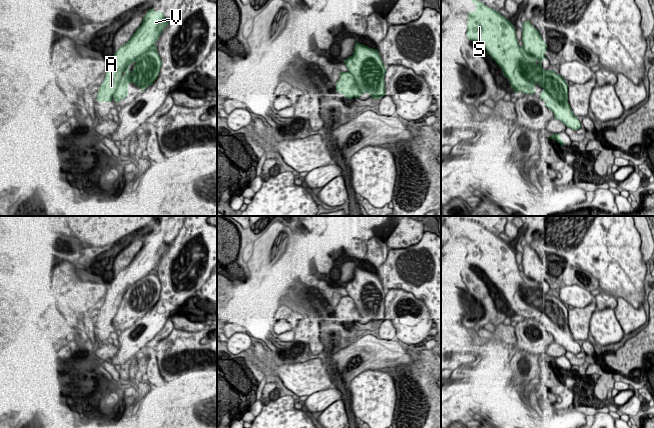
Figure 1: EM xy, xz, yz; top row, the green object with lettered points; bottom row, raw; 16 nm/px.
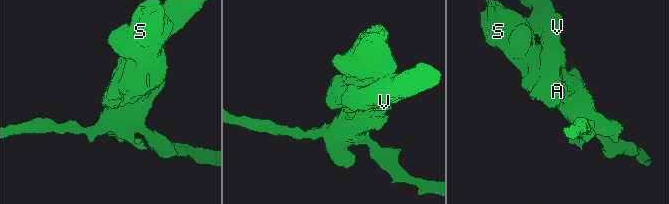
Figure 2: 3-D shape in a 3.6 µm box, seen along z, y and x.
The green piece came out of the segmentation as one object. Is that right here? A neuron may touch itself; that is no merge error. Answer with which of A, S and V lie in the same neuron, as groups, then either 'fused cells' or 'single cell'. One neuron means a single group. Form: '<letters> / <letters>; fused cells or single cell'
A V / S; fused cells

